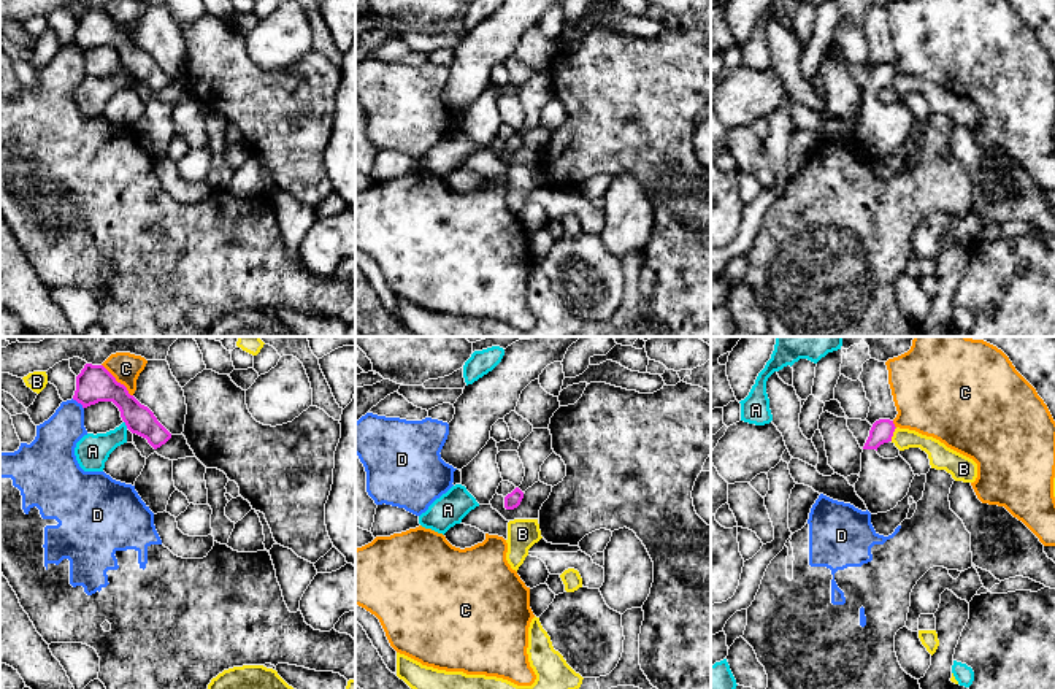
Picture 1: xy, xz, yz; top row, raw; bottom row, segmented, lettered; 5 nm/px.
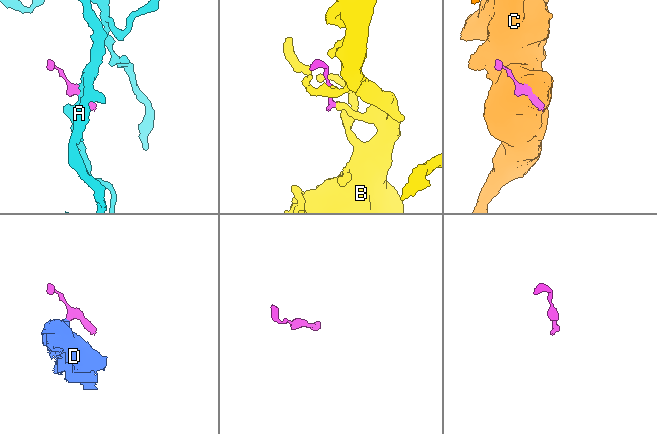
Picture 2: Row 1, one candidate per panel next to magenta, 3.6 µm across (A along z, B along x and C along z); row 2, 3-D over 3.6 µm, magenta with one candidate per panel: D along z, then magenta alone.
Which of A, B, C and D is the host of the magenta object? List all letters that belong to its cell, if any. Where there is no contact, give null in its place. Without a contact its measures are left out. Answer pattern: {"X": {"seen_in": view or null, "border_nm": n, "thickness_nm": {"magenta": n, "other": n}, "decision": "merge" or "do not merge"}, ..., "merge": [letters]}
{"A": {"seen_in": "xy", "border_nm": 40, "thickness_nm": {"magenta": 180, "other": 170}, "decision": "do not merge"}, "B": {"seen_in": "yz", "border_nm": 80, "thickness_nm": {"magenta": 120, "other": 110}, "decision": "do not merge"}, "C": {"seen_in": "xy", "border_nm": 220, "thickness_nm": {"magenta": 180, "other": 150}, "decision": "do not merge"}, "D": {"seen_in": "xy", "border_nm": 80, "thickness_nm": {"magenta": 180, "other": 220}, "decision": "do not merge"}, "merge": []}

